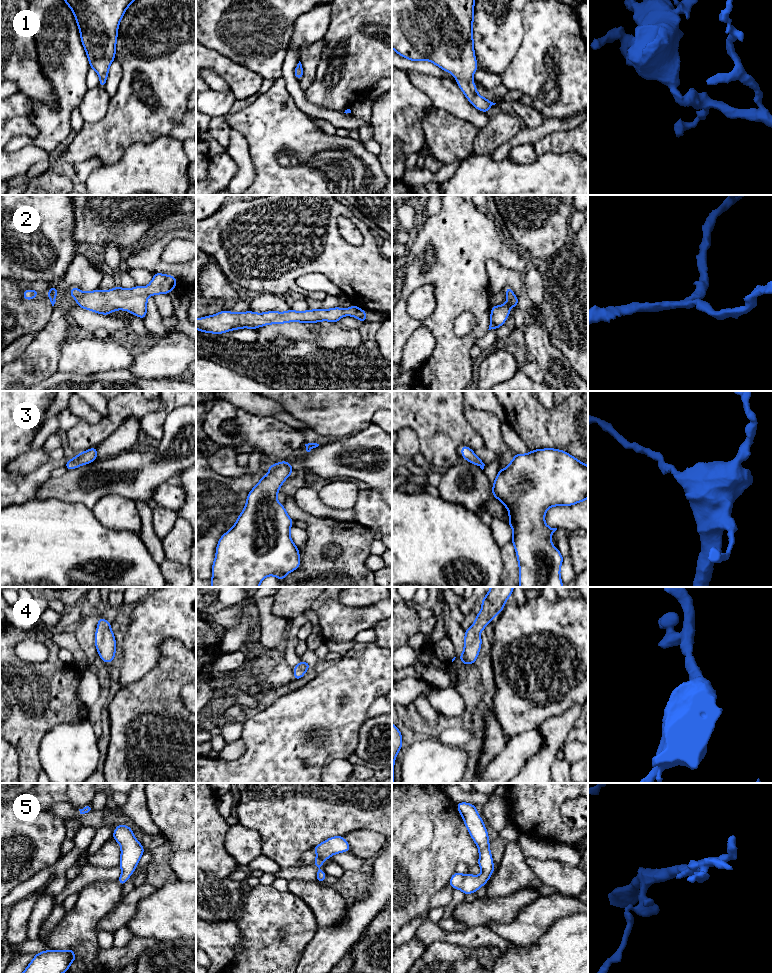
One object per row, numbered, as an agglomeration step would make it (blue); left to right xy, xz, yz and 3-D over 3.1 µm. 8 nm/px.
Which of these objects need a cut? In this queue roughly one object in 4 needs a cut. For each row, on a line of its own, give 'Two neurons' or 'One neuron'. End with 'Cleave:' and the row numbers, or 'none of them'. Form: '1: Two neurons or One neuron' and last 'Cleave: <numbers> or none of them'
1: One neuron
2: One neuron
3: One neuron
4: One neuron
5: One neuron
Cleave: none of them

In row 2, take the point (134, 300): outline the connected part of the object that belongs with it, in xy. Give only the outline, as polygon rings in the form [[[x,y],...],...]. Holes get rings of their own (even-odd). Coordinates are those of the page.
[[[154,273],[152,281],[145,288],[114,287],[108,291],[96,289],[92,292],[83,292],[77,287],[72,287],[69,293],[80,308],[103,315],[109,315],[115,310],[125,310],[144,319],[147,314],[148,297],[169,294],[176,285],[177,279],[173,275]]]

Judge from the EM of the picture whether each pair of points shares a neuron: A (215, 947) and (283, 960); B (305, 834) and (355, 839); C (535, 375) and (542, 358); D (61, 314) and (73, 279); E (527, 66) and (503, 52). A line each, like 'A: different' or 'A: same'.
A: different
B: different
C: different
D: same
E: different

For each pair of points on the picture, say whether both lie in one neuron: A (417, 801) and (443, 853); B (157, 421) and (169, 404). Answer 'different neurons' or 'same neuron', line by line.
A: same neuron
B: same neuron

